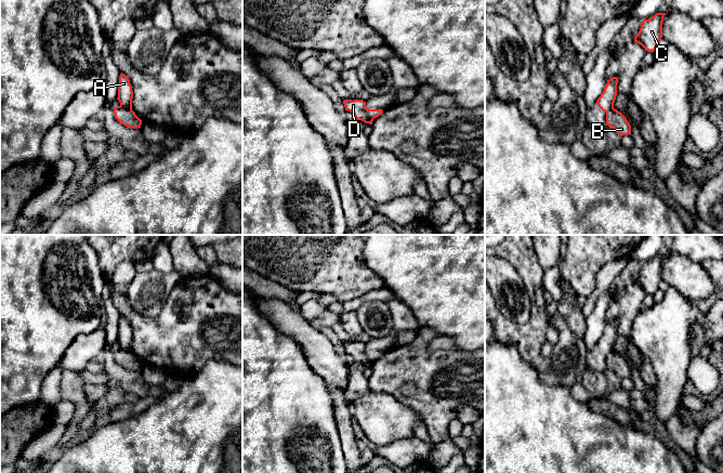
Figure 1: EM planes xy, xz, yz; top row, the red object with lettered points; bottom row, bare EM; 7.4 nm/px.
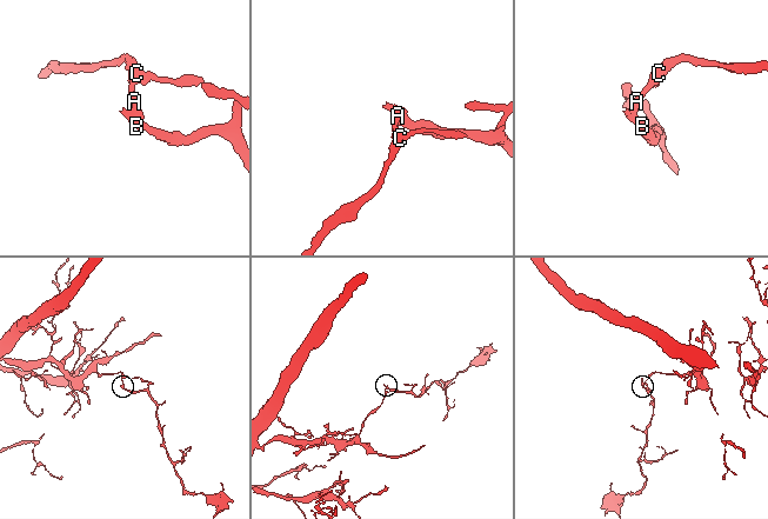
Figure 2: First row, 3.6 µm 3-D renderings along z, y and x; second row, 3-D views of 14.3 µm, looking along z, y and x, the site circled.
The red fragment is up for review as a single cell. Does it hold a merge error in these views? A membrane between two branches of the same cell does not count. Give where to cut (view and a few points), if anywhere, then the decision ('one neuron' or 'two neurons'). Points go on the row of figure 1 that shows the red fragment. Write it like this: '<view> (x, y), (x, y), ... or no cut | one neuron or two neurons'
xz (365, 108), (365, 112), (373, 118) | two neurons

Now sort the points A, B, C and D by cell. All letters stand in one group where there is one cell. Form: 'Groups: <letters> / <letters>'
Groups: A C / B D

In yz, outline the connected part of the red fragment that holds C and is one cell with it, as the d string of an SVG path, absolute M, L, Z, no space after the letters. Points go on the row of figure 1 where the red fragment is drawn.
M657 13L648 19L642 22L639 34L634 37L634 42L641 44L645 51L654 52L662 38L662 22L666 13Z

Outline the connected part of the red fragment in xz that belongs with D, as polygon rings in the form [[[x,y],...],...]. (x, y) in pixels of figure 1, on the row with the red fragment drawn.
[[[344,100],[343,104],[345,110],[353,113],[357,120],[362,120],[365,123],[372,124],[373,118],[370,118],[366,114],[366,102],[364,102],[363,100]]]

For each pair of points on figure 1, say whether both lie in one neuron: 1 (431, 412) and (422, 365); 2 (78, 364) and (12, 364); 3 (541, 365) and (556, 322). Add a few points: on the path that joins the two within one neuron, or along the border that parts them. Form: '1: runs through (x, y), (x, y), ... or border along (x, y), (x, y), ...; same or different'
1: runs through (431, 401), (431, 397), (425, 392), (425, 377); same
2: border along (71, 341), (57, 366); different
3: runs through (553, 358), (563, 349), (563, 333); same

